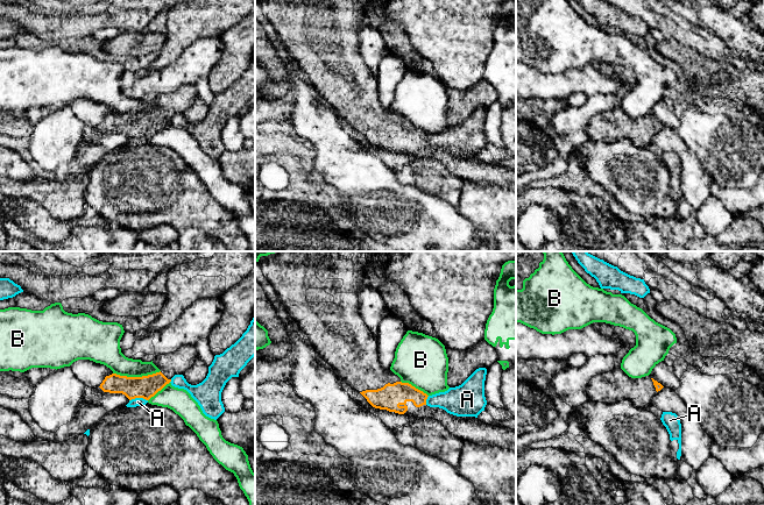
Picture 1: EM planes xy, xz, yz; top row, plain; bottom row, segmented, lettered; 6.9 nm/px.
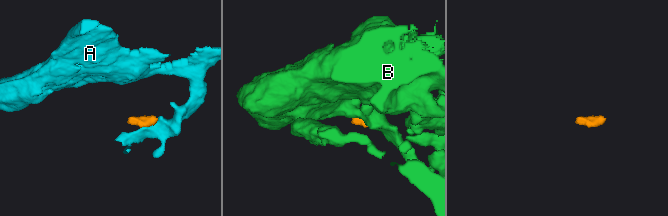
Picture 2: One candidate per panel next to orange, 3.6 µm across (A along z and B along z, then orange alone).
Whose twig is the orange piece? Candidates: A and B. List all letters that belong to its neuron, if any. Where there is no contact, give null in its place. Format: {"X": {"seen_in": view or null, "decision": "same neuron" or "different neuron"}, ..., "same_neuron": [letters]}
{"A": {"seen_in": "xy", "decision": "different neuron"}, "B": {"seen_in": "xy", "decision": "different neuron"}, "same_neuron": []}

